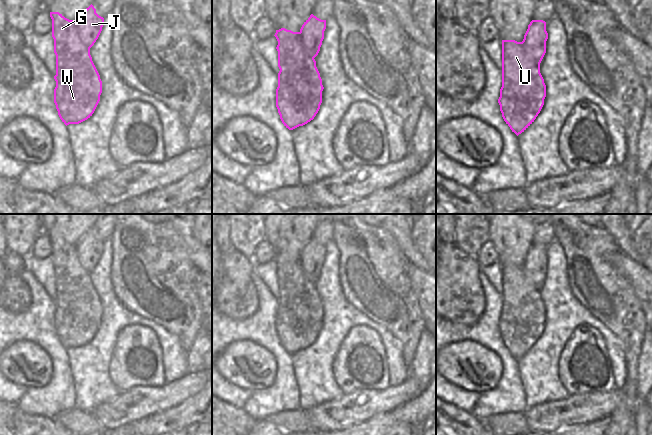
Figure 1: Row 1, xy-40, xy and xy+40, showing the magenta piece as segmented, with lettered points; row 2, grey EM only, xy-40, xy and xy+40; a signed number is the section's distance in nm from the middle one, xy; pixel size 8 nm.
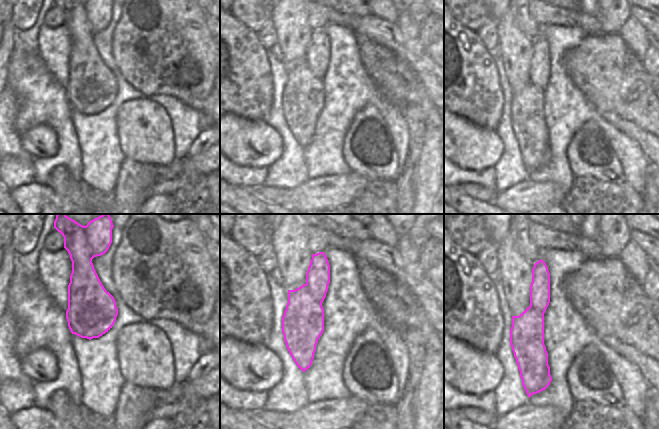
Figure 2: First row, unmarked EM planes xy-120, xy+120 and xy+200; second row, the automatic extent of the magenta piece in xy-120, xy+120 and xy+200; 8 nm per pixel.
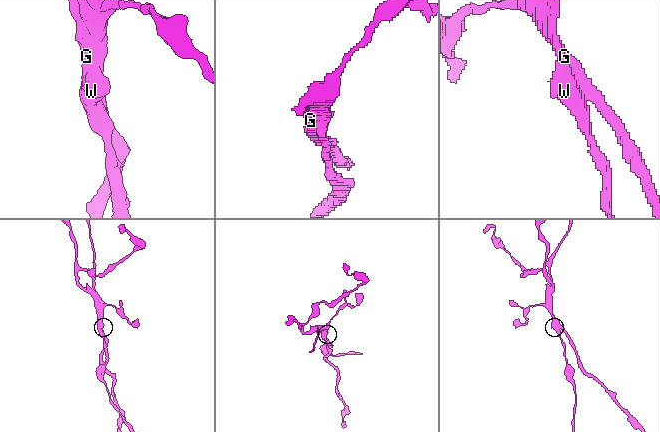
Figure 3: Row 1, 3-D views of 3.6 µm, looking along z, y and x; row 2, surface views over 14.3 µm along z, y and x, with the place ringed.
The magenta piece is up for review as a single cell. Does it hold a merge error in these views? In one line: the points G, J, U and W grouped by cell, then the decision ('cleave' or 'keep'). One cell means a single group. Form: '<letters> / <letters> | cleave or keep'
G U W / J | cleave

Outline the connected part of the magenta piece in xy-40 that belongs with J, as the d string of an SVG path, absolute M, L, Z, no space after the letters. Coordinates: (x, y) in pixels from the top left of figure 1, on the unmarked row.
M91 228L78 241L78 255L84 268L91 272L98 263L104 242L96 237L96 233Z

